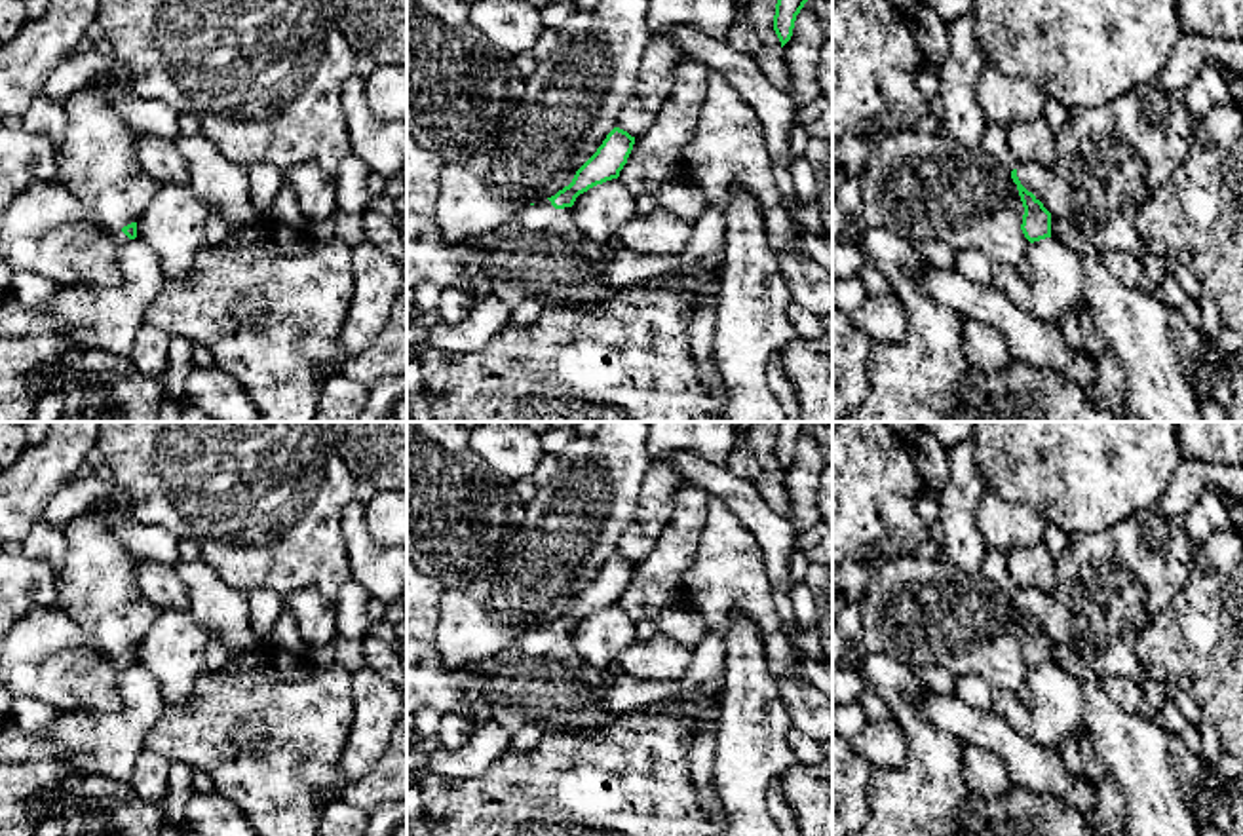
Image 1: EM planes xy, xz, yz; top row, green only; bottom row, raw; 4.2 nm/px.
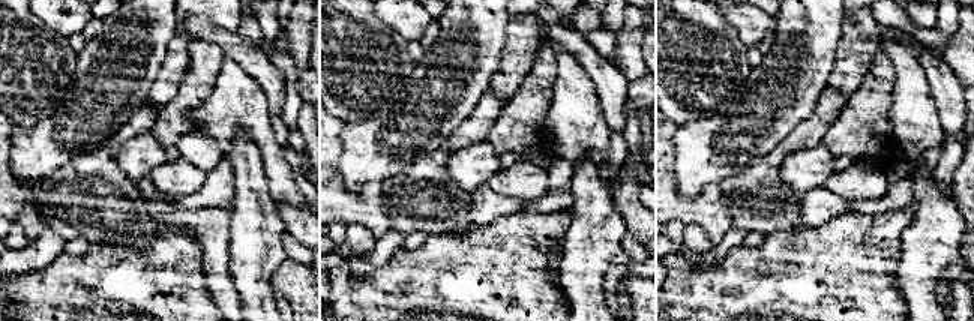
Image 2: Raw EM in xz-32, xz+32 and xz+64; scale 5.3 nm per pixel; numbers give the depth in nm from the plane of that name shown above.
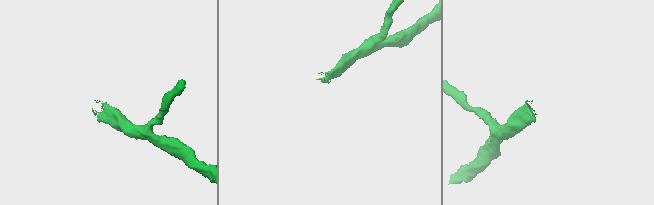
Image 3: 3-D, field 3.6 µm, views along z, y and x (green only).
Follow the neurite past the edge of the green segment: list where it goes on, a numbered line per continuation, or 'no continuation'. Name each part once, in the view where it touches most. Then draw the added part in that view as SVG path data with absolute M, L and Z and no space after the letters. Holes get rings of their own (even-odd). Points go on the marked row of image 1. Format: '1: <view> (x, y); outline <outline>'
1: yz (1112, 156); outline M1154 84L1137 86L1093 106L1068 110L1066 124L1055 131L1057 160L1045 167L1017 163L1021 184L1043 203L1051 218L1068 218L1100 255L1112 249L1140 255L1144 239L1135 218L1150 196L1171 179L1190 156L1195 120L1182 93Z

